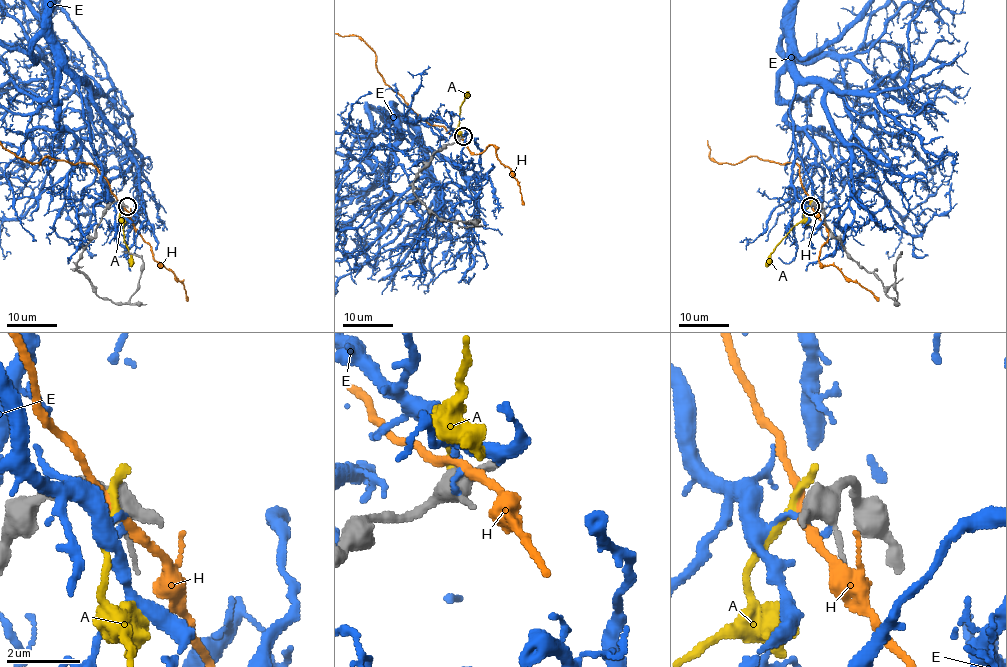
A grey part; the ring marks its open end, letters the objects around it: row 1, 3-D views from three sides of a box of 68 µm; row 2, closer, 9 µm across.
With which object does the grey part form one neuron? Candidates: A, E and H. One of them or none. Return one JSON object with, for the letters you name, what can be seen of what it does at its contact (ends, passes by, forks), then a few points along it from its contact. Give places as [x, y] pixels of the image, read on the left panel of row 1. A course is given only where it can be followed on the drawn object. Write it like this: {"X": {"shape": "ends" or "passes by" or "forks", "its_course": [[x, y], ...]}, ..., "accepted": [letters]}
{"accepted": []}

